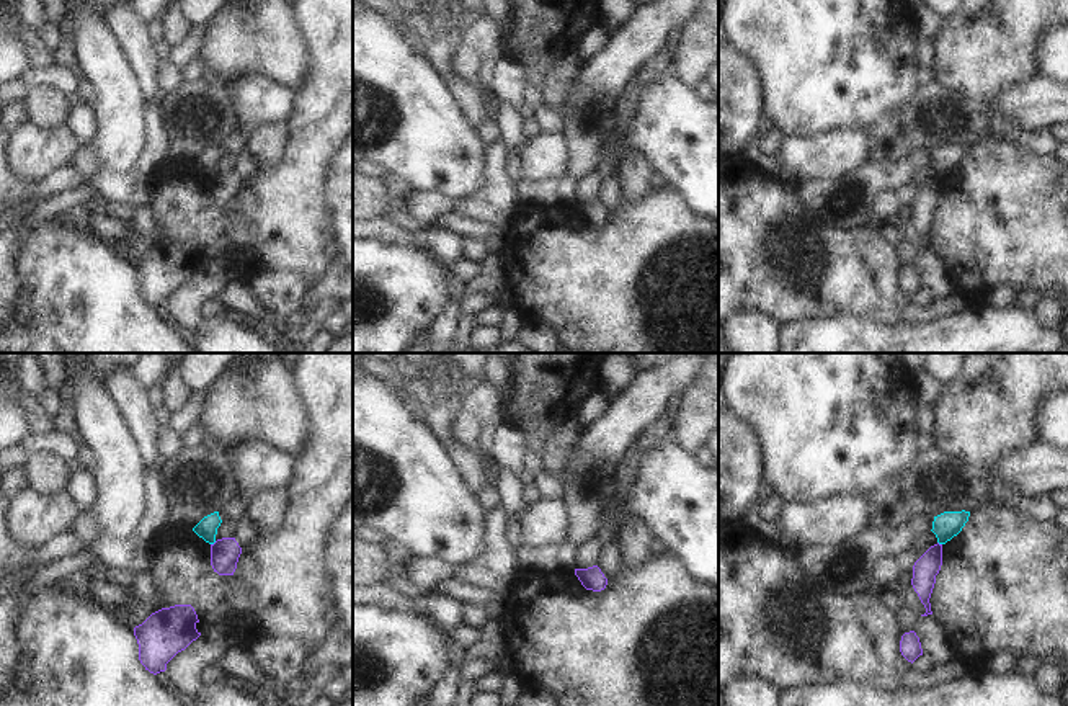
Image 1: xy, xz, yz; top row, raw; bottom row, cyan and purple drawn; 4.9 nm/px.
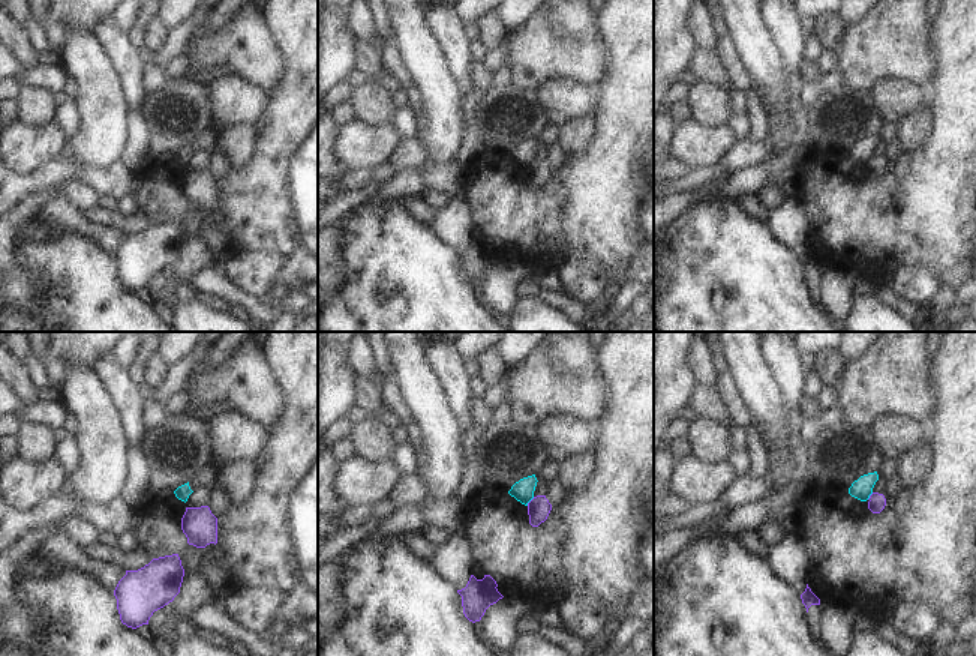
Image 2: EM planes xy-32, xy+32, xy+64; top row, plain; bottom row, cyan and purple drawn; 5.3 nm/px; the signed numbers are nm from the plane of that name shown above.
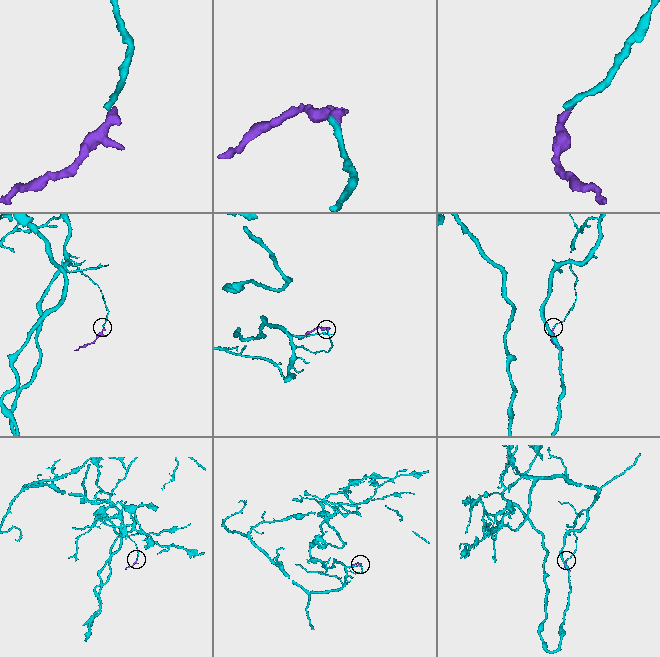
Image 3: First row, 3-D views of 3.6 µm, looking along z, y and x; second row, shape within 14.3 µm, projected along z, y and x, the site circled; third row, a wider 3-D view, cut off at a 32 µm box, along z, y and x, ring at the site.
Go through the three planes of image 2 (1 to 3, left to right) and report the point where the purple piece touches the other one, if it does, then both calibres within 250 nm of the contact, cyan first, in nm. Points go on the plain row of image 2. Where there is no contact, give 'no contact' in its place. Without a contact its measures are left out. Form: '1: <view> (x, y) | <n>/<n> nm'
1: no contact
2: xy+32 (529, 164) | 110/120 nm
3: xy+64 (870, 158) | 110/90 nm

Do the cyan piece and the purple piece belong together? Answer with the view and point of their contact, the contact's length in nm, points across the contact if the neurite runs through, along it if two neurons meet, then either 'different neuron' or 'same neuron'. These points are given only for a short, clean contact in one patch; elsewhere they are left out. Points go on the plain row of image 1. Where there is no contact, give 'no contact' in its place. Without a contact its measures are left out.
meets cyan in xy at (213, 177); contact 40 nm long; border along xy (216, 175), (211, 178); different neuron

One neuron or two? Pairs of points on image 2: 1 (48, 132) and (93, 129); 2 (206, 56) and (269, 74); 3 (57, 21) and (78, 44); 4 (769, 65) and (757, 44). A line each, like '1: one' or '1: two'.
1: two
2: one
3: two
4: one

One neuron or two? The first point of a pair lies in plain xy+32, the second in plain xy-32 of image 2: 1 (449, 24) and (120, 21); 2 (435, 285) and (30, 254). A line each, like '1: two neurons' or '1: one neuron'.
1: two neurons
2: one neuron

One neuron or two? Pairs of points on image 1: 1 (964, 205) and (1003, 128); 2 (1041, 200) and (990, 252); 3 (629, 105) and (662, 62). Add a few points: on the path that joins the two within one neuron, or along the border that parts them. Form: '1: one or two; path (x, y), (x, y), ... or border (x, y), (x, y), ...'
1: two; border (992, 134), (1001, 141), (1013, 142)
2: one; path (1027, 213), (1001, 239)
3: one; path (631, 93), (650, 71)

